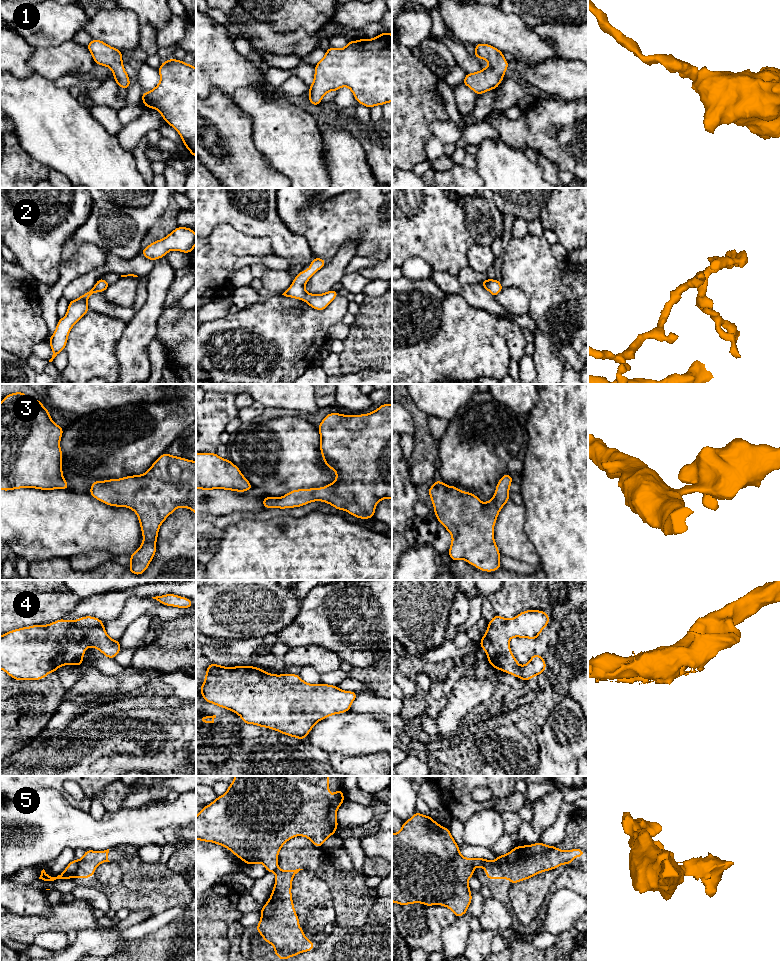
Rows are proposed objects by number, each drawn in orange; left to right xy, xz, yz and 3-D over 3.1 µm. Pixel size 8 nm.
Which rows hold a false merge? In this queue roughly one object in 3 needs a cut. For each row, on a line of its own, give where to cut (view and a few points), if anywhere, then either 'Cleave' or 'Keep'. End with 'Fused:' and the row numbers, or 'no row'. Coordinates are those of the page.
1: No split. Keep
2: No split. Keep
3: No split. Keep
4: No split. Keep
5: Split along xy (80, 860), (77, 870), (72, 877). Cleave
Fused: 5

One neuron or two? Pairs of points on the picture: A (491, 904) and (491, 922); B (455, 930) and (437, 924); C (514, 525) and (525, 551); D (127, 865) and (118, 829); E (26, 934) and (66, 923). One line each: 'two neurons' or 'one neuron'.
A: one neuron
B: two neurons
C: one neuron
D: two neurons
E: one neuron

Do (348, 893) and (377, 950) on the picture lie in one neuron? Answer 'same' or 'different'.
different

